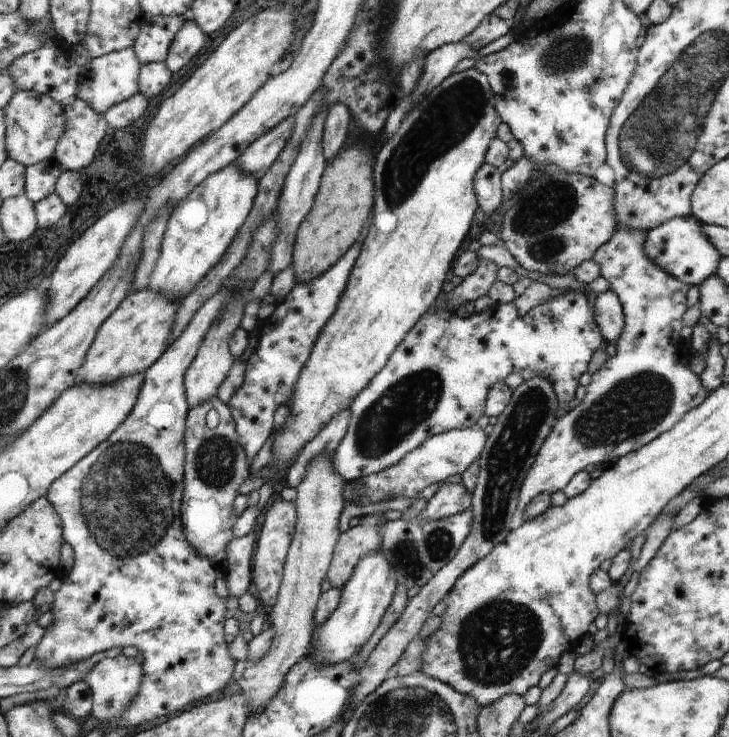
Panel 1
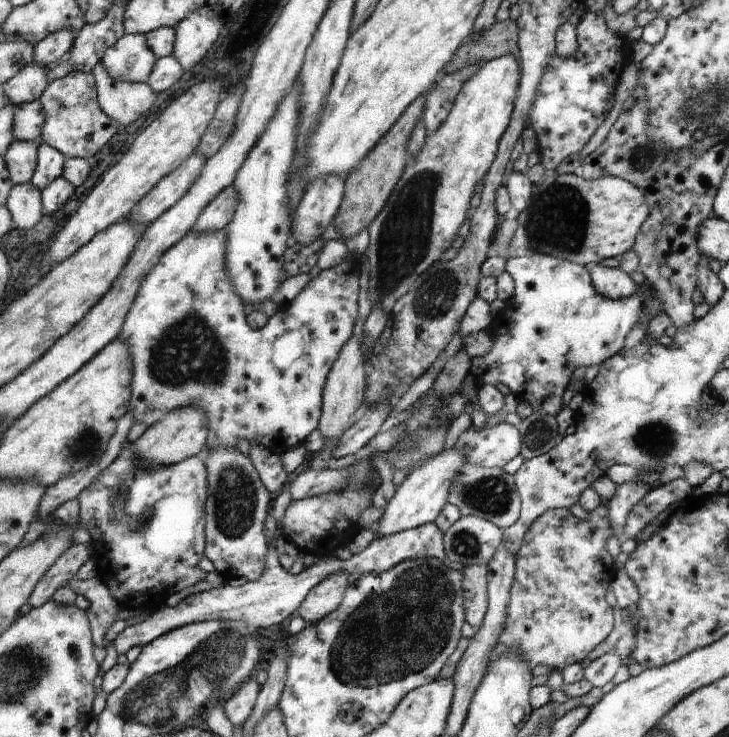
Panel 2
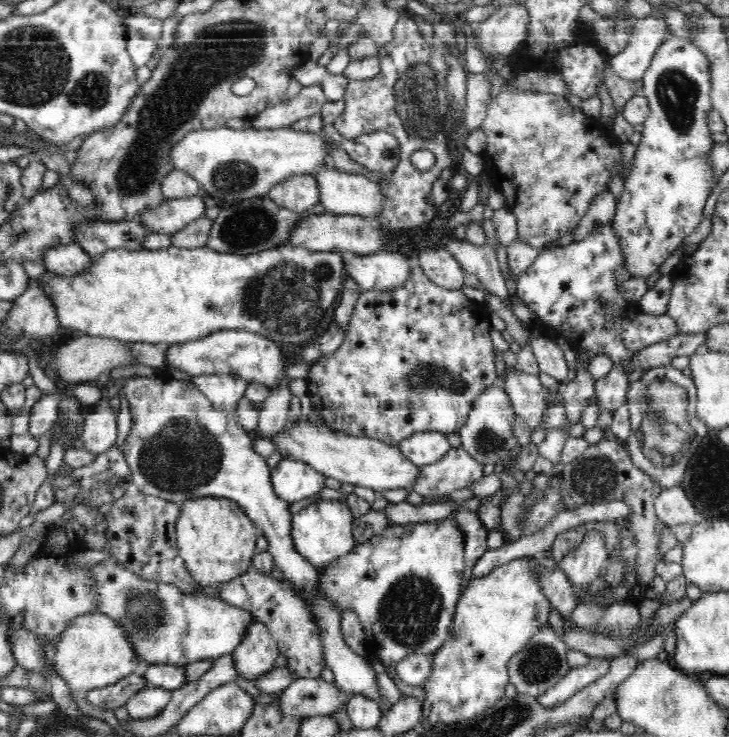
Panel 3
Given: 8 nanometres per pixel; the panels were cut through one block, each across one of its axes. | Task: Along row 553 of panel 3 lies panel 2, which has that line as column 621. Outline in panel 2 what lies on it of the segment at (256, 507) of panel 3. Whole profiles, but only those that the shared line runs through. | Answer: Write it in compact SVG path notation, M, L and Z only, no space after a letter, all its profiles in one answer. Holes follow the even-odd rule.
M592 264L589 266L589 273L598 292L609 299L632 298L641 287L634 282L629 274L626 274L626 271L620 270L618 267L608 268Z

